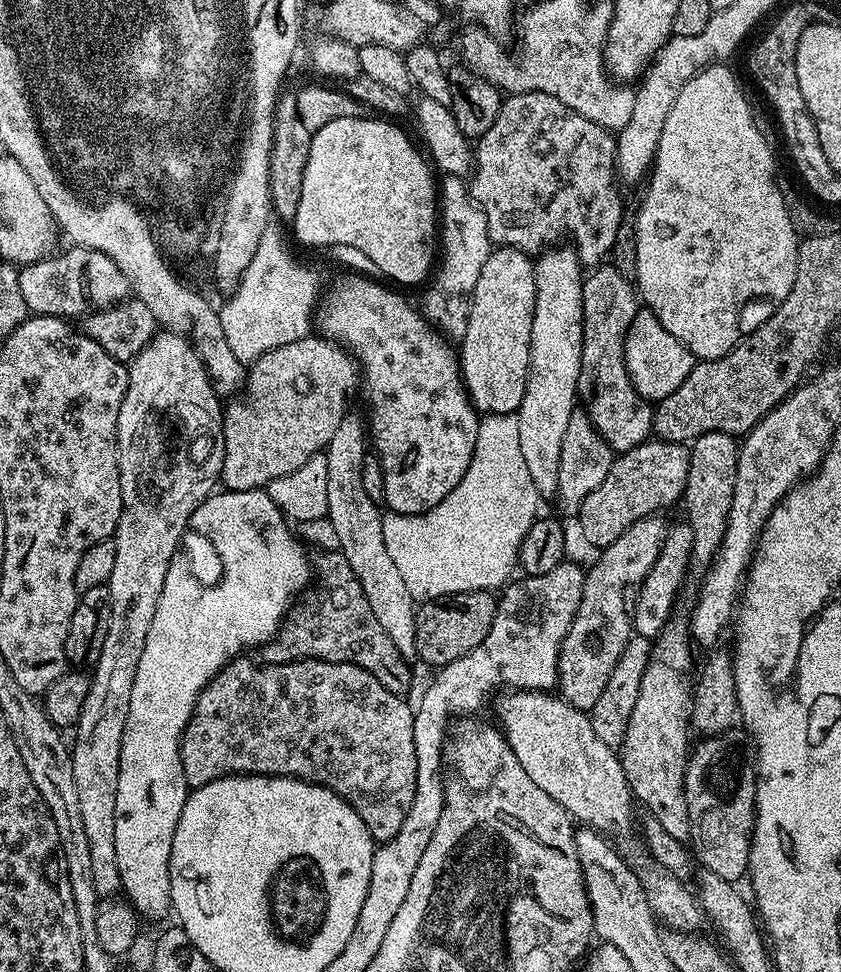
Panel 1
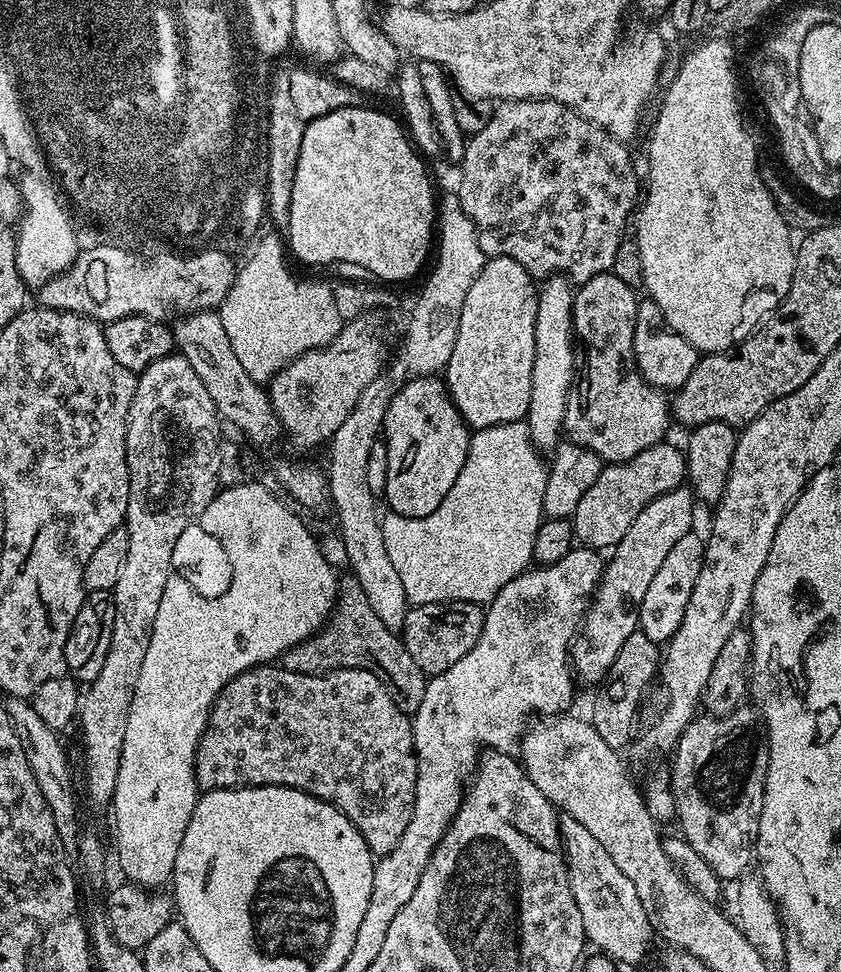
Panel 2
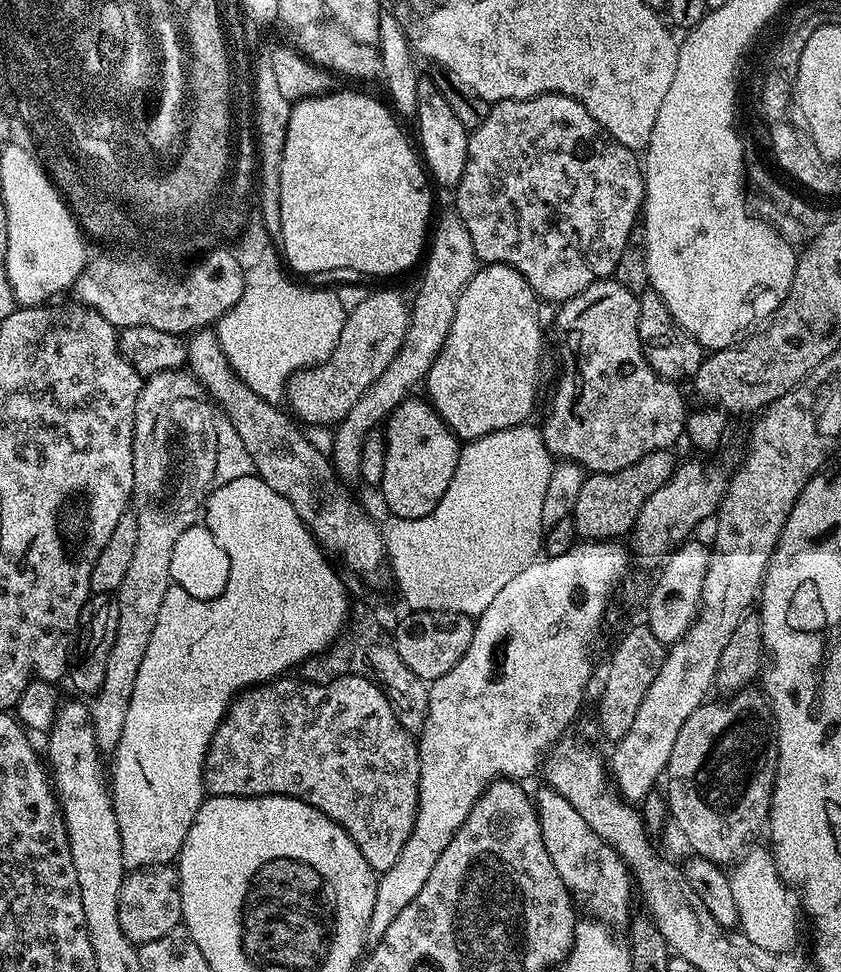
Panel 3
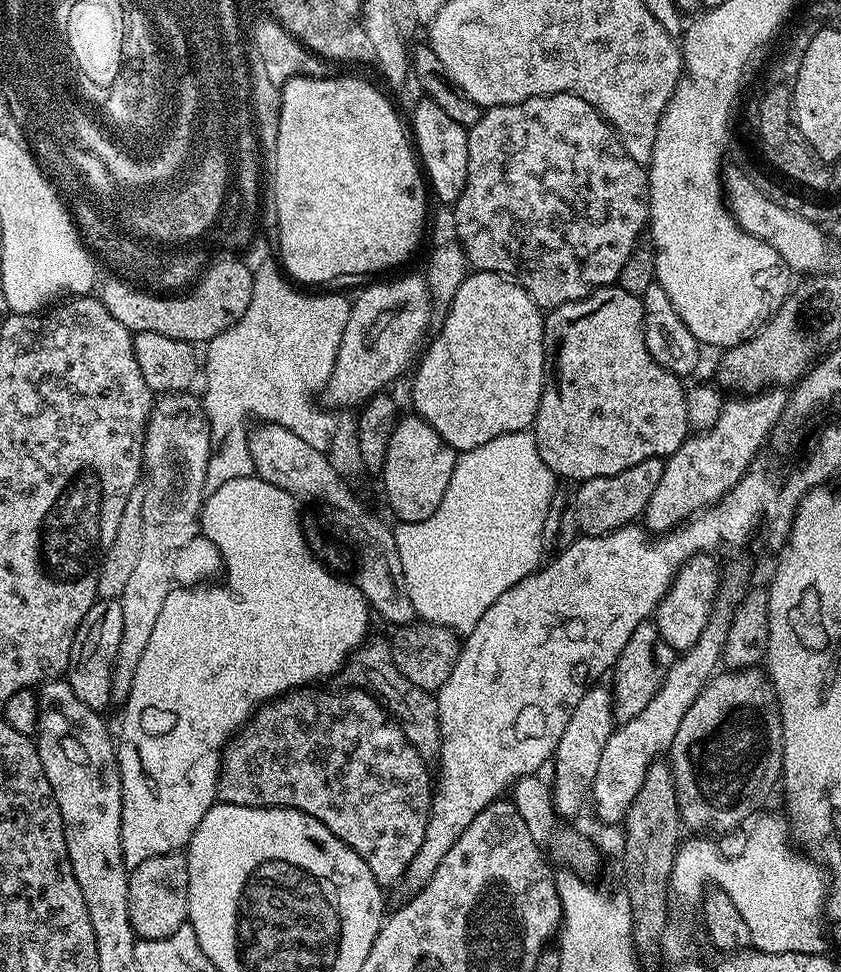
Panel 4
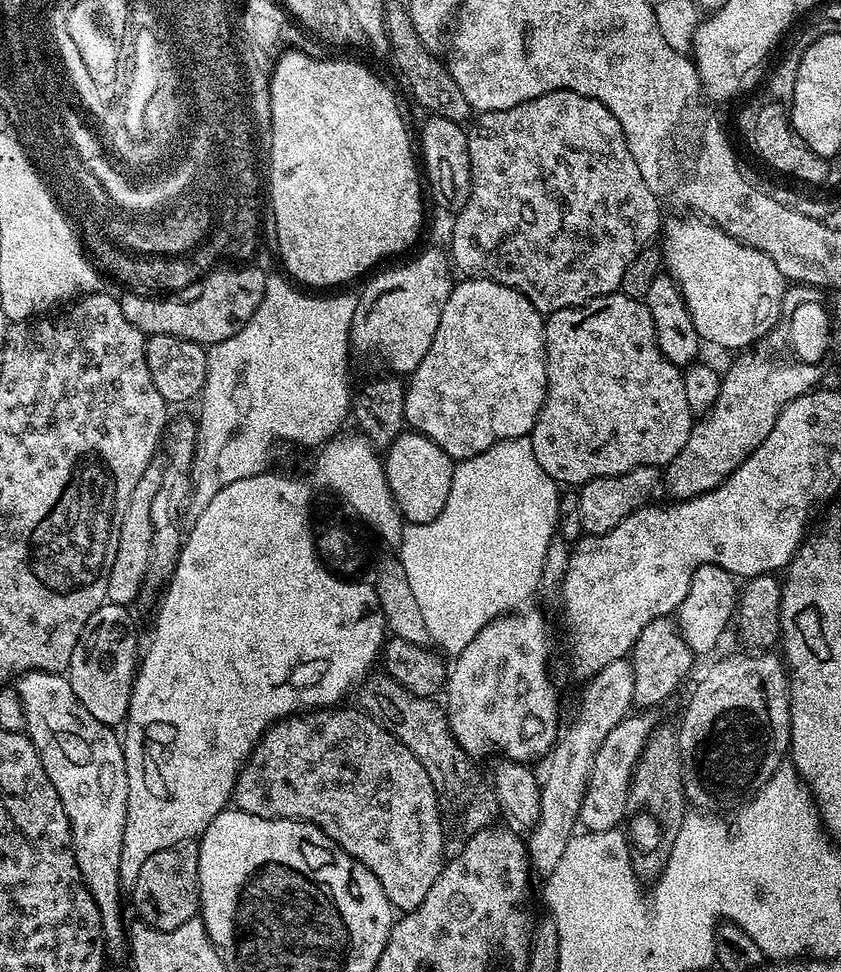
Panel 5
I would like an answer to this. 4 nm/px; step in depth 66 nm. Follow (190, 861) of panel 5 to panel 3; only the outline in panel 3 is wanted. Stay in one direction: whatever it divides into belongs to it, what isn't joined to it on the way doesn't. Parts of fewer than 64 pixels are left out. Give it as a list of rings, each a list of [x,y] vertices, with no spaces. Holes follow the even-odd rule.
[[[172,864],[138,868],[125,875],[118,894],[118,922],[122,926],[122,934],[126,934],[132,944],[139,946],[170,934],[181,927],[183,918],[180,873]]]

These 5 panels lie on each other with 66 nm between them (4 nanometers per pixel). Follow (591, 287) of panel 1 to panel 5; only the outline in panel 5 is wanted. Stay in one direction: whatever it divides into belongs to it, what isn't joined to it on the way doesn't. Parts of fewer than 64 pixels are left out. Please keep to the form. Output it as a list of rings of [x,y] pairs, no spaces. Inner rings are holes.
[[[622,291],[611,292],[605,296],[596,296],[573,308],[563,308],[557,312],[547,313],[544,321],[544,362],[548,365],[548,389],[542,410],[534,422],[530,433],[534,458],[538,458],[538,466],[550,474],[557,485],[579,486],[594,478],[617,476],[626,470],[634,470],[638,466],[666,466],[686,446],[686,438],[690,438],[694,417],[690,406],[686,403],[686,386],[684,373],[677,365],[670,363],[658,350],[654,334],[654,318],[643,300],[630,298]]]

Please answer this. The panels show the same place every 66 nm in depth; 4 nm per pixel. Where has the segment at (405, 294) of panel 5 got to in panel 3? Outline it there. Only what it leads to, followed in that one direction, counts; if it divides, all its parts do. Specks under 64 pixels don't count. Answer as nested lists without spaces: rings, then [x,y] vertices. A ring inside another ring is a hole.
[[[372,292],[353,308],[351,305],[332,357],[315,368],[296,372],[288,382],[286,400],[292,403],[295,419],[308,426],[335,426],[344,420],[354,410],[358,398],[394,362],[408,334],[409,321],[409,301],[404,301],[396,292]]]

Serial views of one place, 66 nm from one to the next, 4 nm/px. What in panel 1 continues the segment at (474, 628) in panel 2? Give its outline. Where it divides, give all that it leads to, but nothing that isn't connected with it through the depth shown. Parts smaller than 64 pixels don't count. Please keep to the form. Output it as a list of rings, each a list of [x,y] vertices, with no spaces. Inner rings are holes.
[[[491,591],[459,592],[447,598],[423,601],[416,610],[416,656],[439,670],[454,662],[486,638],[494,622],[497,597]]]

